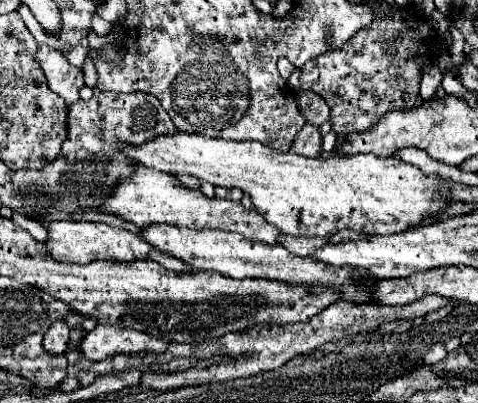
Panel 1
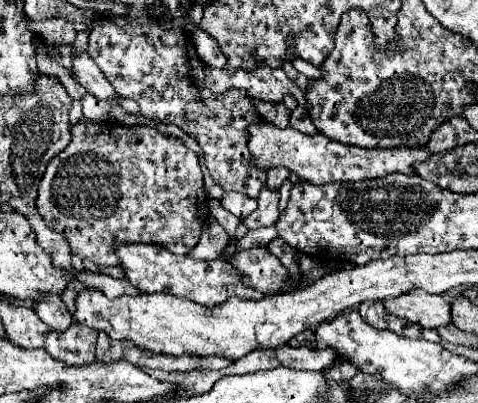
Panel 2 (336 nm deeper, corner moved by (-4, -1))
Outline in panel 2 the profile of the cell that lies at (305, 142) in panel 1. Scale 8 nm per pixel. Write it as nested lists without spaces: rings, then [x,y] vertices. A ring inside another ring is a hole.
[[[262,188],[260,196],[258,196],[258,210],[254,210],[250,216],[246,216],[244,224],[250,230],[262,228],[262,226],[272,226],[280,216],[278,200],[280,200],[280,192],[278,190]]]

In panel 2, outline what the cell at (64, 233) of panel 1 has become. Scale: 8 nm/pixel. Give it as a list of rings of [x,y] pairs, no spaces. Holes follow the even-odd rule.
[[[114,244],[112,252],[118,256],[118,268],[122,268],[124,278],[140,288],[142,292],[154,294],[154,292],[166,292],[174,294],[178,298],[186,298],[204,306],[216,306],[226,302],[232,296],[238,298],[250,298],[250,300],[260,300],[264,294],[244,286],[240,280],[240,274],[232,270],[222,258],[216,260],[196,260],[188,254],[178,256],[172,254],[168,248],[162,248],[160,244]]]

